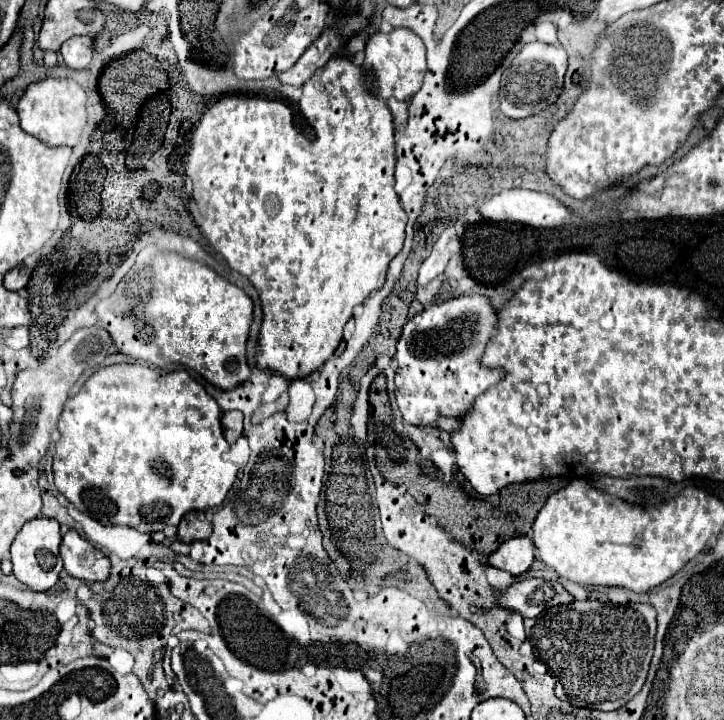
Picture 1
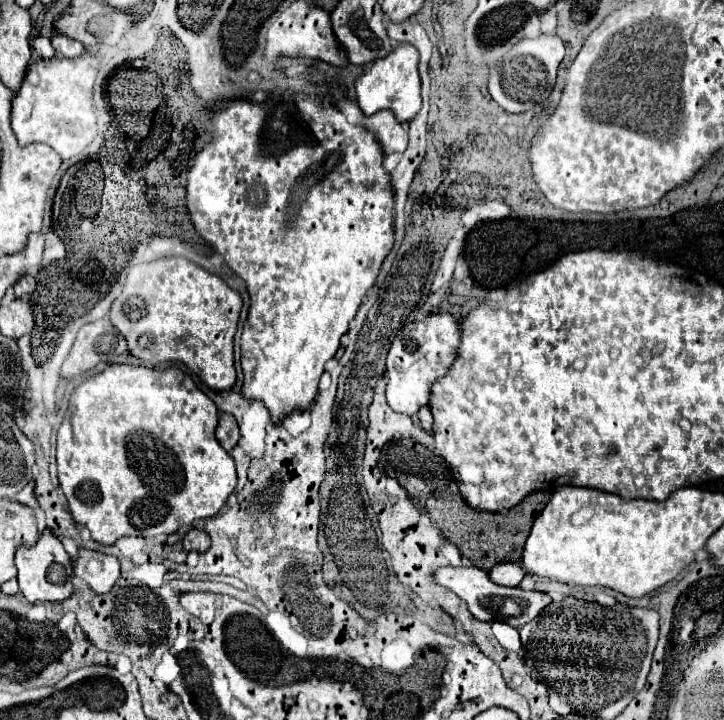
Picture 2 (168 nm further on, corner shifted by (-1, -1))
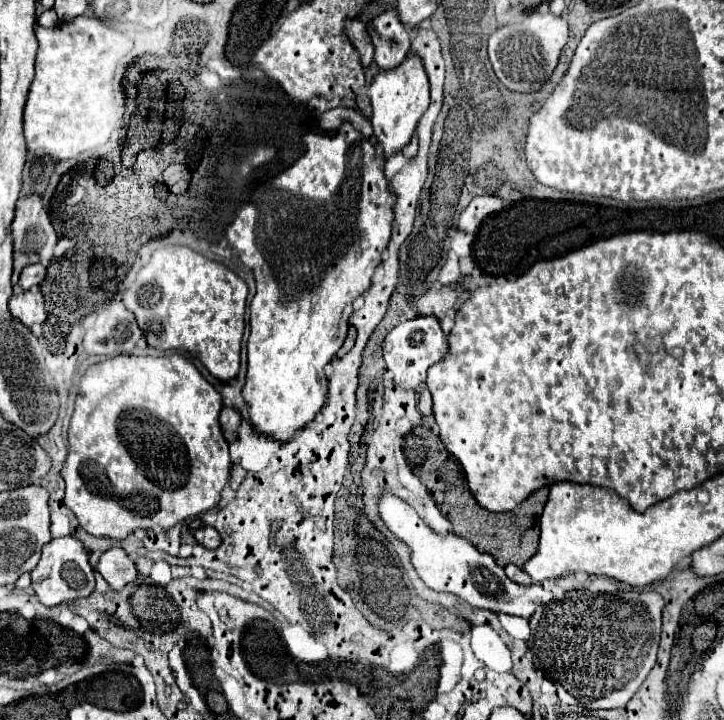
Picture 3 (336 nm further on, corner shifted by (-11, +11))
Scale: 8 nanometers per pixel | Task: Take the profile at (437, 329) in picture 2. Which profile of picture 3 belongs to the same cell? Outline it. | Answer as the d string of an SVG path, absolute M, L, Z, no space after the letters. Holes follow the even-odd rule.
M417 316L395 326L383 340L383 358L387 370L393 372L397 386L405 390L417 390L425 386L427 368L447 356L447 334L441 330L441 324L435 316Z

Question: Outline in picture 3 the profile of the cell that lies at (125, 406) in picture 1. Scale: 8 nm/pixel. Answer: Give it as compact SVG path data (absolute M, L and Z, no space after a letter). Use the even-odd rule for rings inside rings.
M169 354L169 356L115 356L105 362L93 364L79 386L79 394L75 400L75 412L69 424L69 454L65 460L65 468L61 470L65 480L65 506L73 510L79 524L93 536L109 536L123 540L137 528L163 528L169 530L177 522L197 516L201 512L207 512L215 508L221 500L221 490L231 478L231 458L229 458L229 444L221 432L219 424L219 412L221 412L221 394L201 376L201 372L193 366L191 360L187 360L181 354Z

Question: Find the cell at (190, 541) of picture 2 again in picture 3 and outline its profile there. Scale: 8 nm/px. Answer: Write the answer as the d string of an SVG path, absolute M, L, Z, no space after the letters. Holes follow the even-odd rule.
M203 526L195 532L195 540L205 548L217 548L221 544L221 536L213 526Z

